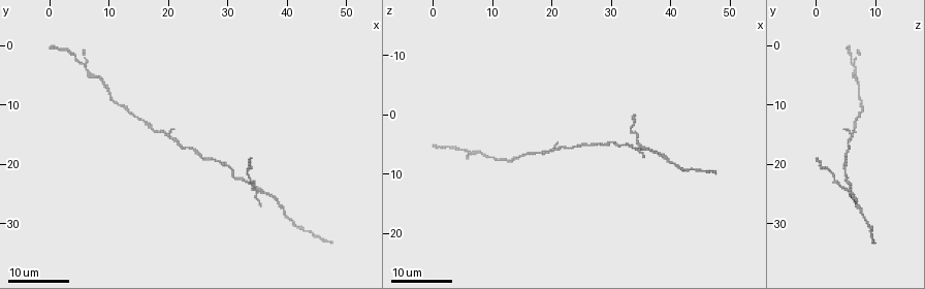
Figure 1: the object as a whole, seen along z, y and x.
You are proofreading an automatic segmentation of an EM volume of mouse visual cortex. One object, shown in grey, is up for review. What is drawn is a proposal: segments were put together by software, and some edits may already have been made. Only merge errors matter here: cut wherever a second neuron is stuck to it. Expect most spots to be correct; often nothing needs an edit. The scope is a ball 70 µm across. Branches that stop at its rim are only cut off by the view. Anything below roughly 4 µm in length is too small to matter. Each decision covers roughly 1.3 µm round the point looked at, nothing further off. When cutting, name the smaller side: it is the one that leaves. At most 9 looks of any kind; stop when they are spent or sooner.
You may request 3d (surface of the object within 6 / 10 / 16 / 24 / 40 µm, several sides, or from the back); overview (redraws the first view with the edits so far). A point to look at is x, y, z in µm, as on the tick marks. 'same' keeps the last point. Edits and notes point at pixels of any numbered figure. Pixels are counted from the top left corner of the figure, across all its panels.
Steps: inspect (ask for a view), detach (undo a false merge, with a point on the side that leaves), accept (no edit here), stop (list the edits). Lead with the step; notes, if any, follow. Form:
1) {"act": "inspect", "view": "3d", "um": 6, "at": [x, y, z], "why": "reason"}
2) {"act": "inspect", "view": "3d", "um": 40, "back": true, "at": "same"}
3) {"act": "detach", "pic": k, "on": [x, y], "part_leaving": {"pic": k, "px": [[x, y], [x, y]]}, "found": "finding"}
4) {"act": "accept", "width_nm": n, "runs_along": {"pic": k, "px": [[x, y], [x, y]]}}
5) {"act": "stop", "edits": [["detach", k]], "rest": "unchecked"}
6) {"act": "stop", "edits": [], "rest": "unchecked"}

{"act": "inspect", "view": "3d", "um": 16, "at": [30.0, 20.5, 4.5], "why": "calibre changes"}

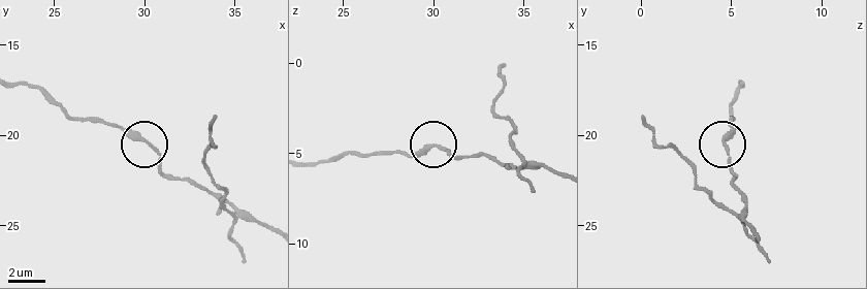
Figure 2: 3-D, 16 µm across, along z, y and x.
{"act": "inspect", "view": "3d", "um": 6, "at": [30.2, 20.4, 4.6], "why": "zoom in"}

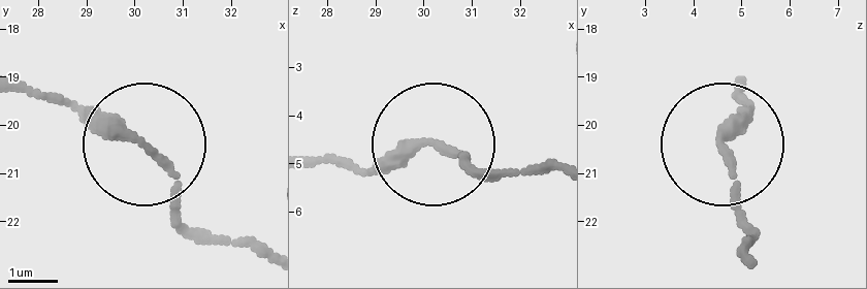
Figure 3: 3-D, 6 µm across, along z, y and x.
{"act": "accept", "runs_along": {"pic": 3, "px": [[21, 83], [120, 123], [157, 160], [173, 210], [202, 243]]}, "found": "one neuron here"}

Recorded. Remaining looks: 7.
{"act": "inspect", "view": "3d", "um": 16, "at": [35.0, 24.5, 5.0]}

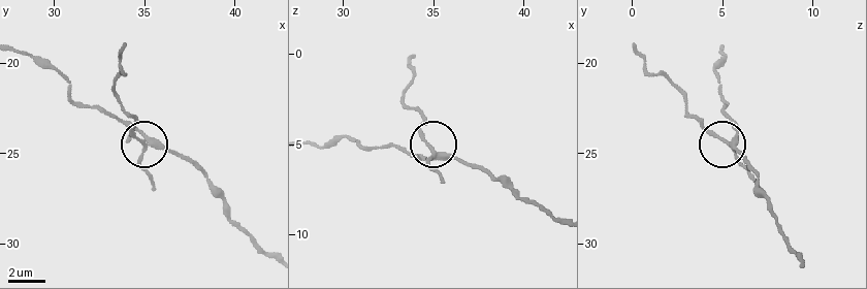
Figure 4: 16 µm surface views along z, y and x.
{"act": "inspect", "view": "3d", "um": 6, "at": [35.4, 24.4, 5.6]}

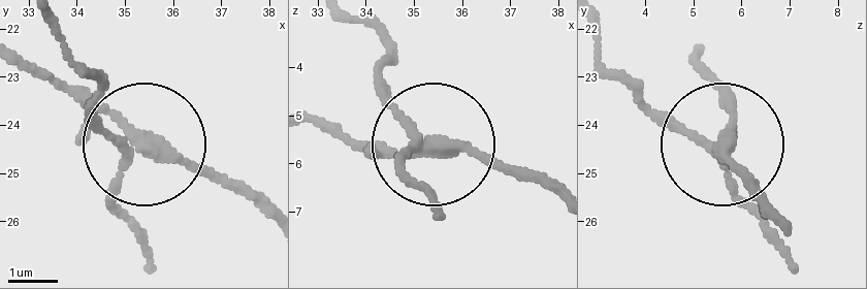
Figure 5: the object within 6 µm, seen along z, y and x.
{"act": "detach", "pic": 5, "on": [94, 113], "width_nm": 250, "part_leaving": {"pic": 5, "px": [[124, 149], [59, 29]]}, "found": "a second neuron is stuck on"}

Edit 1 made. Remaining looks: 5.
{"act": "inspect", "view": "overview", "why": "redraw"}

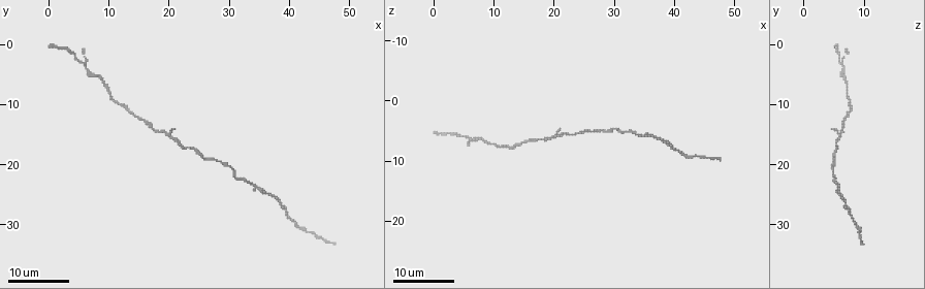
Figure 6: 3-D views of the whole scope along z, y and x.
{"act": "inspect", "view": "3d", "um": 16, "at": [39.5, 28.0, 7.5], "why": "thick turns thin"}

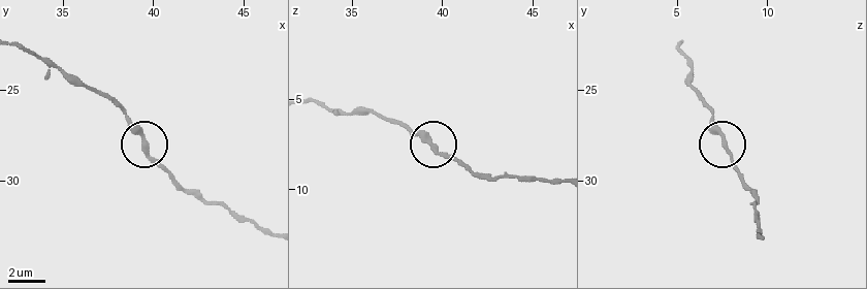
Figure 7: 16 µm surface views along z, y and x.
{"act": "inspect", "view": "3d", "um": 10, "at": [39.6, 28.1, 7.6]}

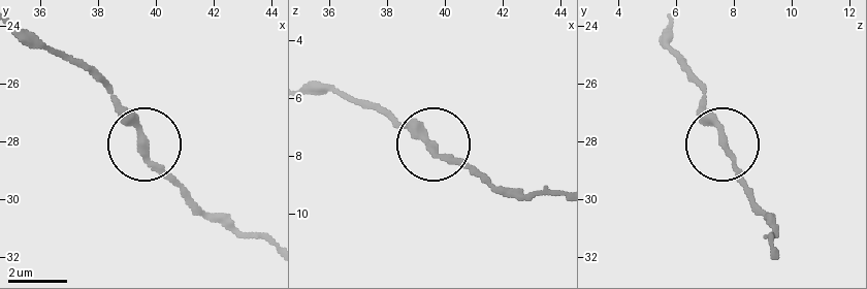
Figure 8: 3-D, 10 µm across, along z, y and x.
{"act": "accept", "runs_along": {"pic": 8, "px": [[21, 27], [79, 64], [188, 195]]}, "found": "continuous, no second neuron"}

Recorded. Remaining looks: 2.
{"act": "inspect", "view": "3d", "um": 16, "at": [6.0, 3.5, 6.5], "why": "thin arm on a thick one"}

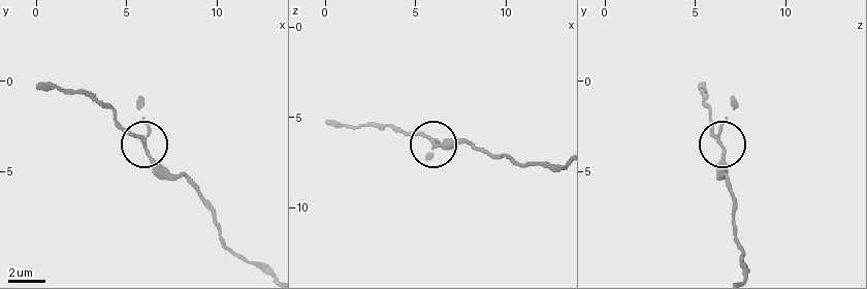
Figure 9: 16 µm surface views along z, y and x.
{"act": "inspect", "view": "3d", "um": 10, "at": [6.1, 3.9, 6.7]}

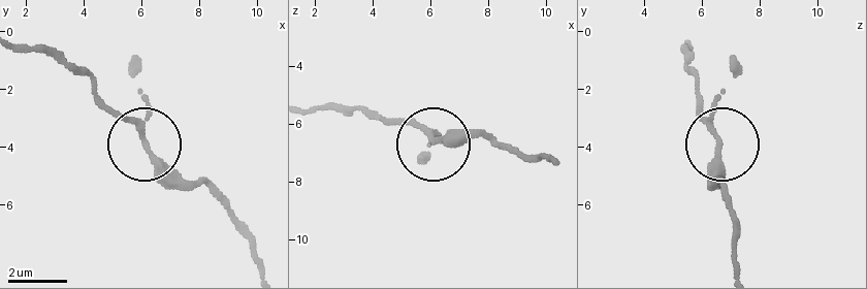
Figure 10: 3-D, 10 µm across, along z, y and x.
{"act": "accept", "arms": 3, "runs_along": {"pic": 10, "px": [[263, 268], [249, 231], [103, 100]]}, "found": "all the same neuron"}

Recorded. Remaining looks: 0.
{"act": "stop", "edits": [["detach", 5]], "rest": "unchecked"}

